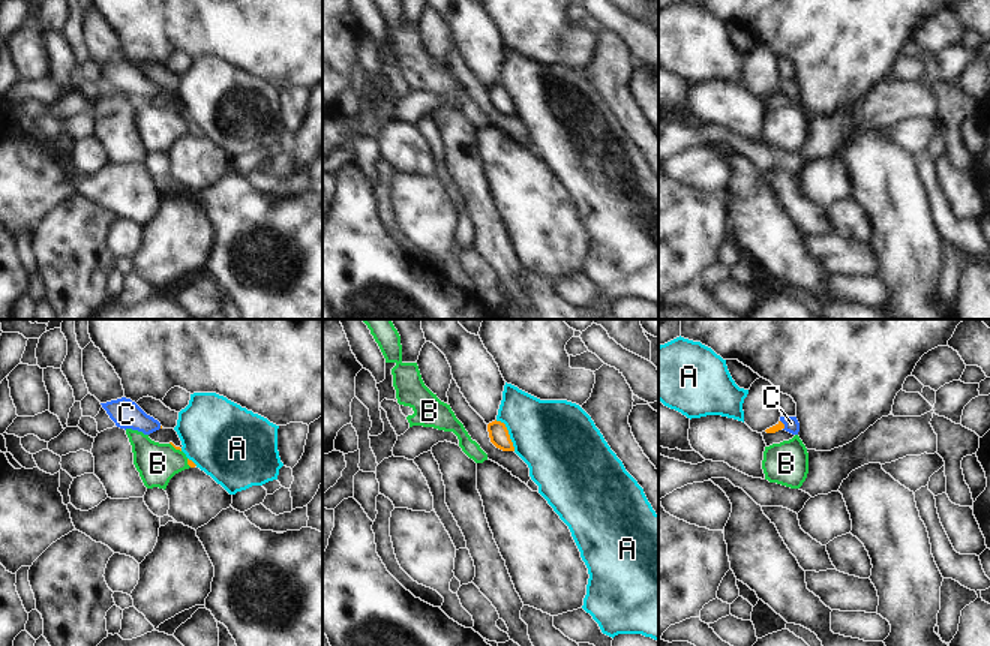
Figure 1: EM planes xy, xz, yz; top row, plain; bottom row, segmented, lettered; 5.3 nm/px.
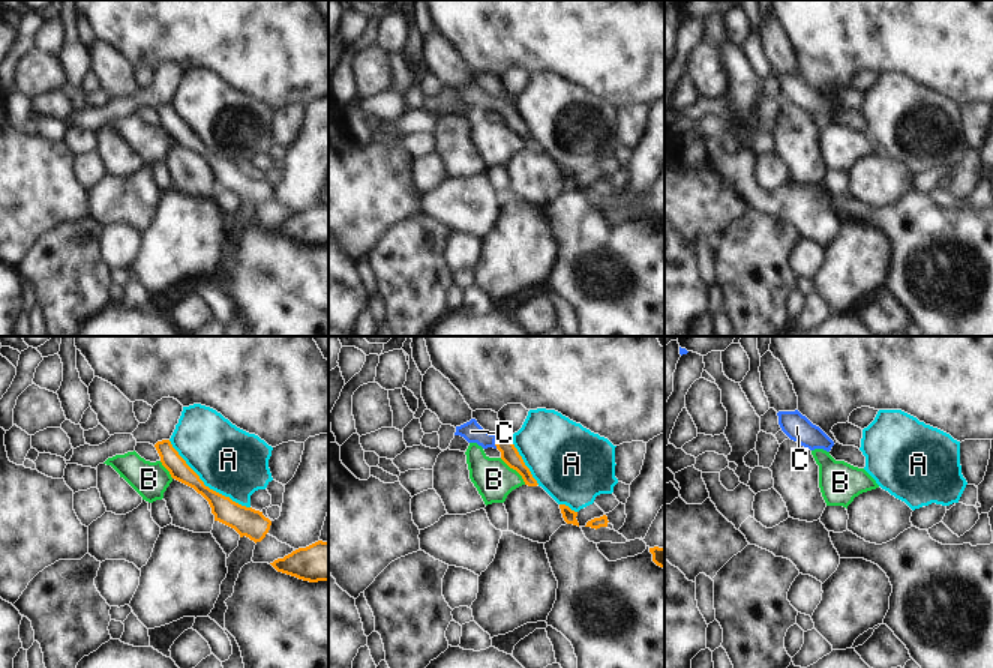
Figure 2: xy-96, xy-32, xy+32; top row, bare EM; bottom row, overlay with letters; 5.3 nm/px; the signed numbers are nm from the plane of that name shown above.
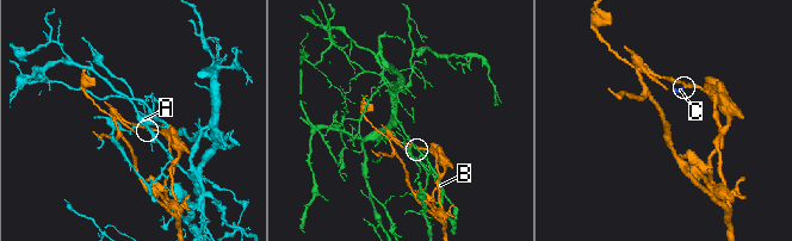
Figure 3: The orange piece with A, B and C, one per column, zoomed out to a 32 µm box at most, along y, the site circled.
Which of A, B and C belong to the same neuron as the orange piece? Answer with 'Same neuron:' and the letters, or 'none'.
Same neuron: C

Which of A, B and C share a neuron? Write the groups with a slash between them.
A / B / C

